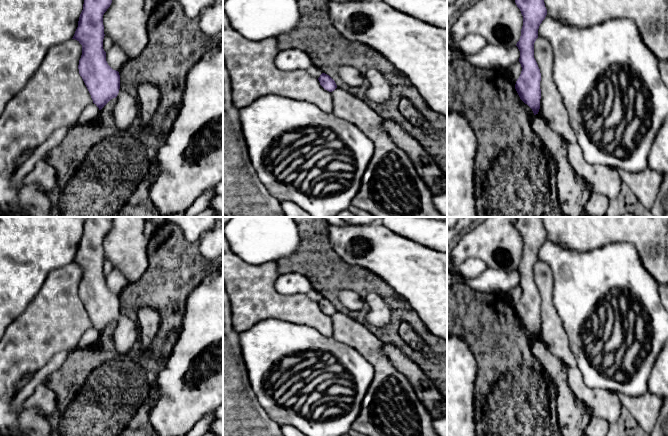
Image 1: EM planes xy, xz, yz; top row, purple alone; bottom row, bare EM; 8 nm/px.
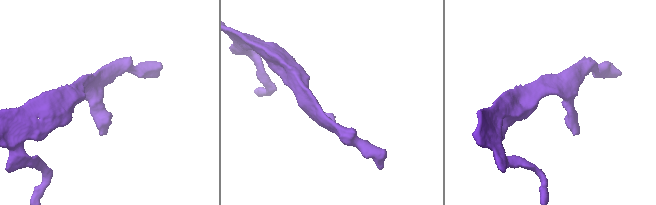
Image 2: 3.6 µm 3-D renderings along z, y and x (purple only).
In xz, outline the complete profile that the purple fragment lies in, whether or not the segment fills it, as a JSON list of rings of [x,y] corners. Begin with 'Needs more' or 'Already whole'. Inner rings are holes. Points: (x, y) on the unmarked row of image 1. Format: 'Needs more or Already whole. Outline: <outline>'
Already whole. Outline: [[[322,297],[318,302],[320,309],[327,315],[332,316],[337,312],[335,305],[327,298]]]

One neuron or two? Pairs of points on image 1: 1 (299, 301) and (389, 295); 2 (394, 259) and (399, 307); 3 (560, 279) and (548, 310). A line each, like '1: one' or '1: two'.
1: two
2: two
3: two

